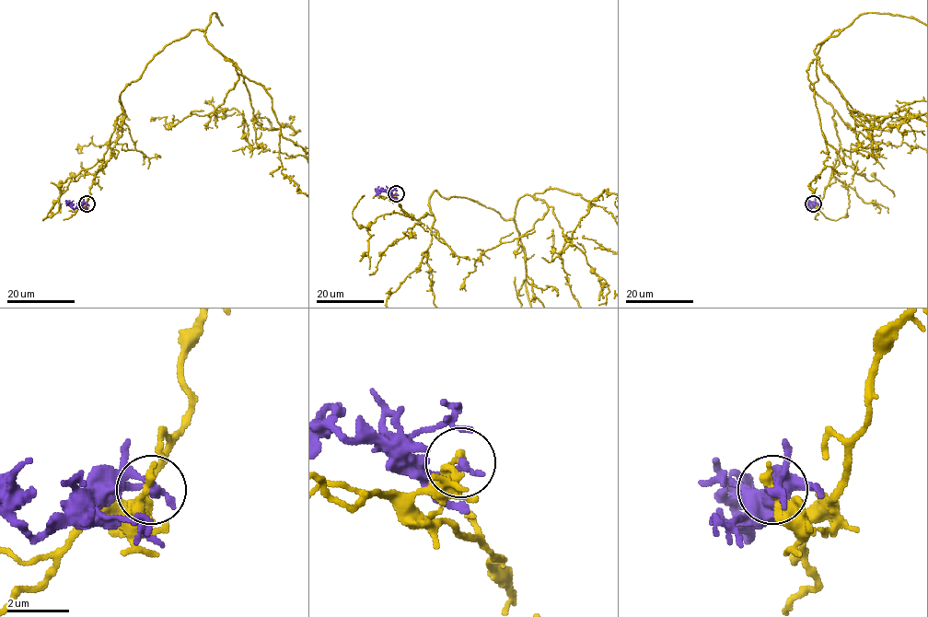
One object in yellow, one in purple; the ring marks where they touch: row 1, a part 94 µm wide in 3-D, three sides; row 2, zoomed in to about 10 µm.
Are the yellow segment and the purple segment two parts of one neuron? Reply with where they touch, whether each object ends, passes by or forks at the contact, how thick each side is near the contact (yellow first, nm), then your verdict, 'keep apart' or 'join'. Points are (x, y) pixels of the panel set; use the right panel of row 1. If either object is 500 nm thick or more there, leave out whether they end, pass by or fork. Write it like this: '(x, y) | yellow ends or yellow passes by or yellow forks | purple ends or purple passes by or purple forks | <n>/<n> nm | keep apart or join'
(813, 203) | yellow ends | purple ends | 340/280 nm | keep apart

